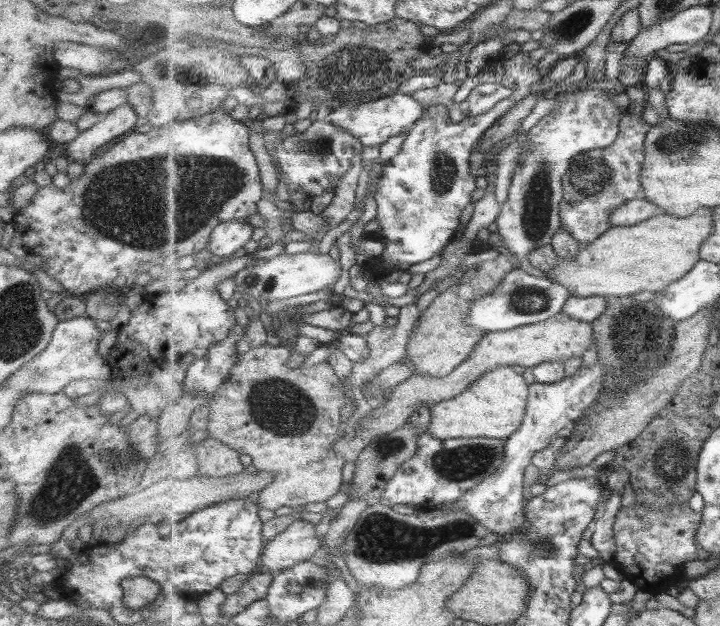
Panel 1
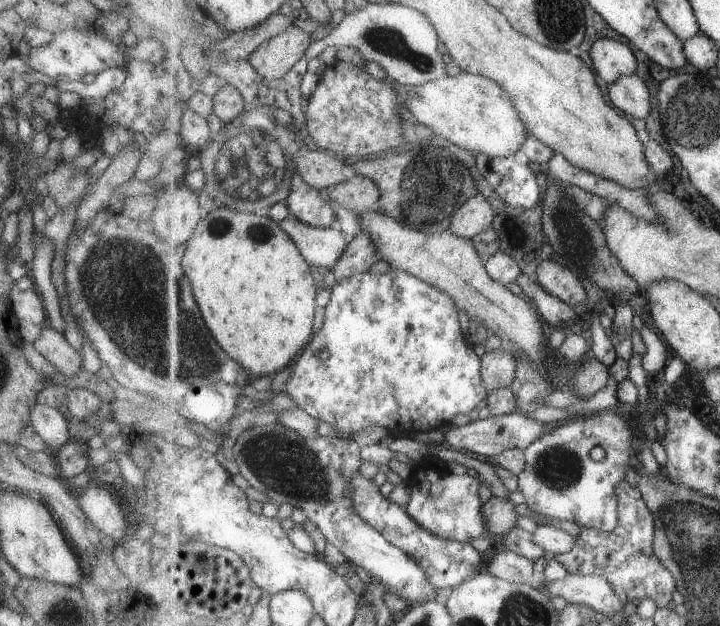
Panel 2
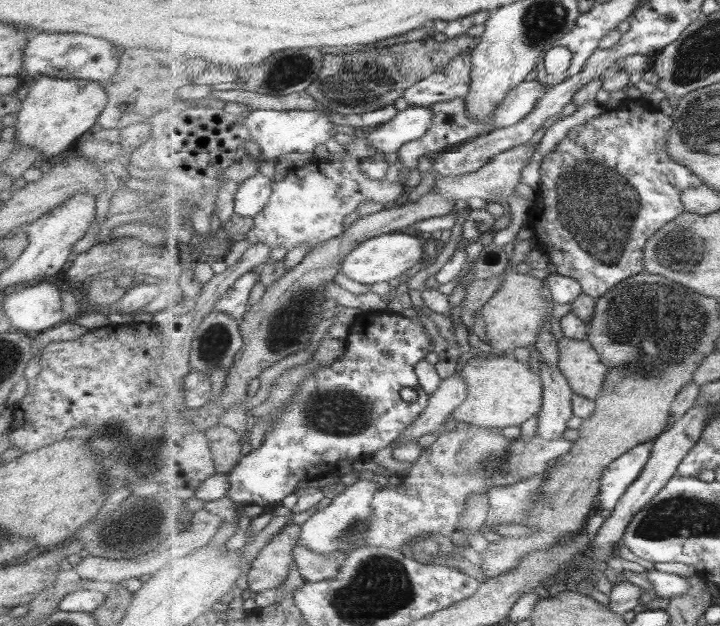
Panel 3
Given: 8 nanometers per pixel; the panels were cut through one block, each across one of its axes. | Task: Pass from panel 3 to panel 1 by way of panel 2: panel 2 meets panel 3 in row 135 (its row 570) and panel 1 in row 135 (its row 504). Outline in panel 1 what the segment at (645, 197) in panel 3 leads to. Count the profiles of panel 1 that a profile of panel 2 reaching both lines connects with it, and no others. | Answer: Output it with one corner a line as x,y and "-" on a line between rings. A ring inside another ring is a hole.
627,113
621,120
618,140
610,148
583,152
571,158
569,170
562,176
564,197
560,216
563,230
571,233
583,247
611,231
611,215
615,210
643,195
645,141
653,128
642,116

